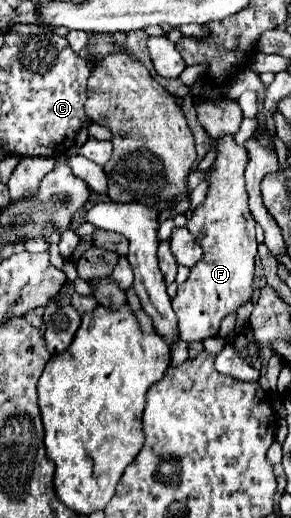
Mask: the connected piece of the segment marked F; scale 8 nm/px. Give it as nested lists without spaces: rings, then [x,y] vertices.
[[[232,136],[218,138],[214,144],[218,148],[218,158],[214,162],[214,172],[208,178],[208,196],[196,210],[192,210],[192,218],[186,224],[204,254],[200,262],[192,266],[188,280],[178,286],[178,294],[172,300],[172,308],[178,316],[180,338],[188,344],[216,336],[220,322],[252,300],[258,242],[254,236],[256,222],[248,210],[248,194],[244,190],[248,154]]]

